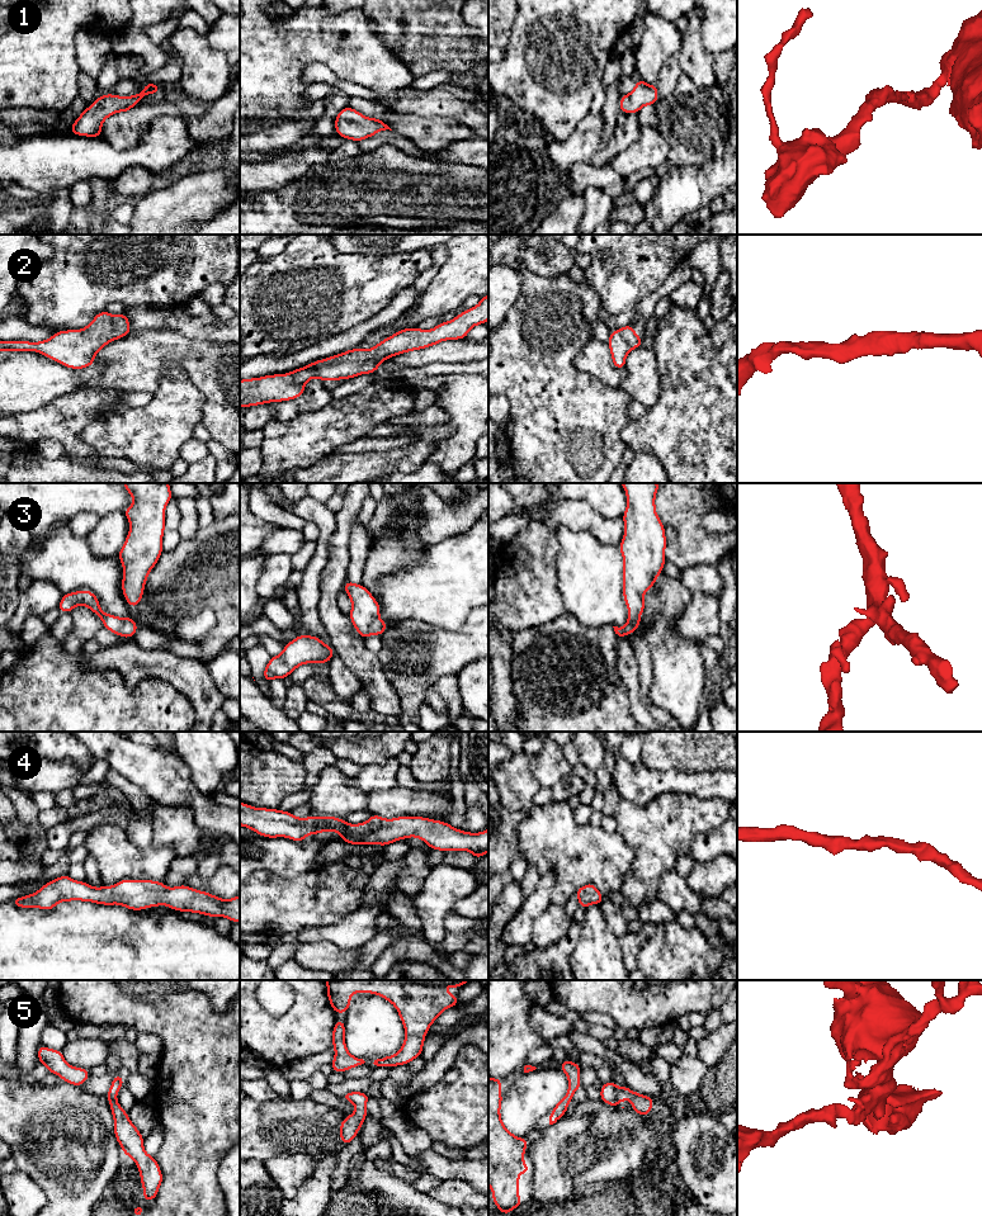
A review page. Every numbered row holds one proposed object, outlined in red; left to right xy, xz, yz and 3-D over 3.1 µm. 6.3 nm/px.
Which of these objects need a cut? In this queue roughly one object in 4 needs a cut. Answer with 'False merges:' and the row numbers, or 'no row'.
False merges: no row

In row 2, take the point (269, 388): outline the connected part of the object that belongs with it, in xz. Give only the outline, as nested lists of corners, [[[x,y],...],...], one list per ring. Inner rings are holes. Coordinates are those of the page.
[[[488,294],[483,295],[477,306],[450,321],[442,321],[431,330],[403,328],[368,350],[351,349],[283,375],[242,379],[240,380],[240,407],[298,398],[304,393],[306,383],[312,378],[336,382],[360,374],[373,374],[386,359],[430,347],[445,340],[466,339],[473,326],[485,325],[487,320]]]

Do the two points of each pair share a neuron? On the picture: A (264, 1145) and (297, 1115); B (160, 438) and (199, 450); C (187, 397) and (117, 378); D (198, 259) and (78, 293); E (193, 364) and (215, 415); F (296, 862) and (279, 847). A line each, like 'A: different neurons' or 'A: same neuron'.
A: same neuron
B: different neurons
C: different neurons
D: same neuron
E: same neuron
F: same neuron

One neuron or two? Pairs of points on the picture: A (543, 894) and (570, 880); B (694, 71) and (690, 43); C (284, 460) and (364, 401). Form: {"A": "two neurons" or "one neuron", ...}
{"A": "two neurons", "B": "one neuron", "C": "one neuron"}

